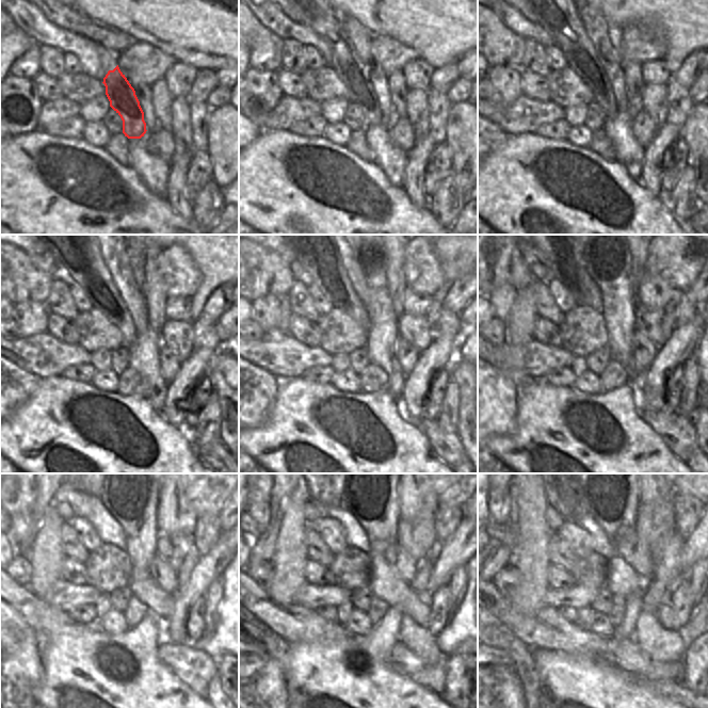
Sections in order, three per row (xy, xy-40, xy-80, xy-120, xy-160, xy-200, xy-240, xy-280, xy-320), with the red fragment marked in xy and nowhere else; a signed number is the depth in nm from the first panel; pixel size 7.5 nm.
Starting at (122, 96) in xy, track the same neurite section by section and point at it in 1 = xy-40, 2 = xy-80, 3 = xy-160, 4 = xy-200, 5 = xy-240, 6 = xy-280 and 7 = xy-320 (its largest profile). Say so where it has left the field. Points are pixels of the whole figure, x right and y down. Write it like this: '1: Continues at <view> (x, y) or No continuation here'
1: Continues at xy-40 (320, 17)
2: Continues at xy-80 (560, 17)
3: Continues at xy-160 (319, 256)
4: Continues at xy-200 (557, 256)
5: Continues at xy-240 (84, 505)
6: Continues at xy-280 (356, 537)
7: Continues at xy-320 (601, 544)

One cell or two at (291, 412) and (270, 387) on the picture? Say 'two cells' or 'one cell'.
two cells

